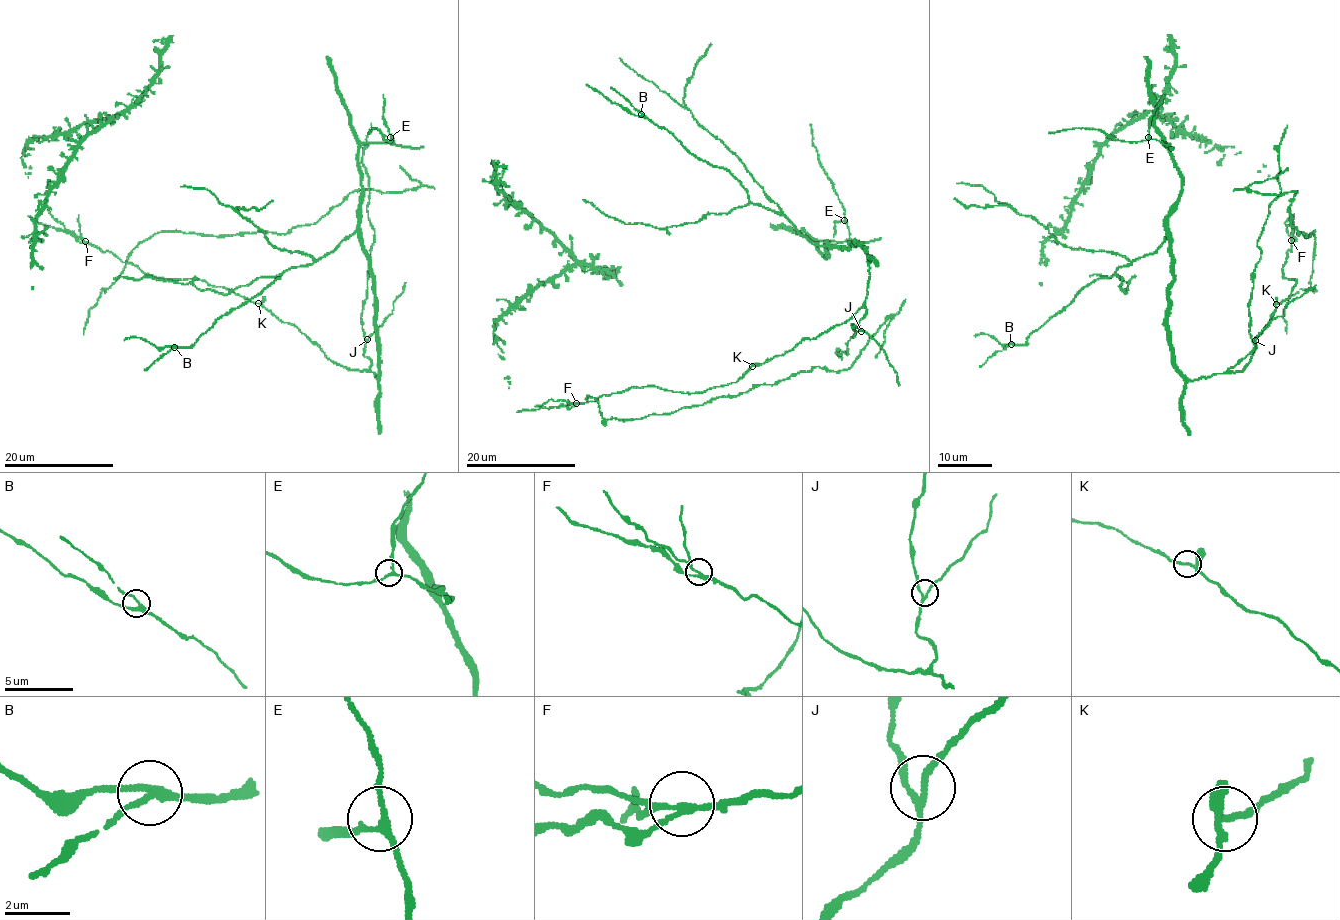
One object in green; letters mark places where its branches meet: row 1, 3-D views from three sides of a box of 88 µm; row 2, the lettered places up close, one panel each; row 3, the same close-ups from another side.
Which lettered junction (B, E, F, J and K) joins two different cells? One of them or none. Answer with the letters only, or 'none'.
F

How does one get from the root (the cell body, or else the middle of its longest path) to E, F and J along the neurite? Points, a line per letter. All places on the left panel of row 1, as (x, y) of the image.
E: (269, 311), (336, 363), (378, 379), (375, 281), (358, 228), (358, 155), (363, 143), (393, 143), (390, 137)
F: (269, 311), (229, 289), (212, 287), (200, 280), (146, 274), (136, 266), (86, 242)
J: (269, 311), (284, 322), (292, 324), (327, 358), (351, 369), (366, 370), (371, 365), (364, 355), (367, 339)

